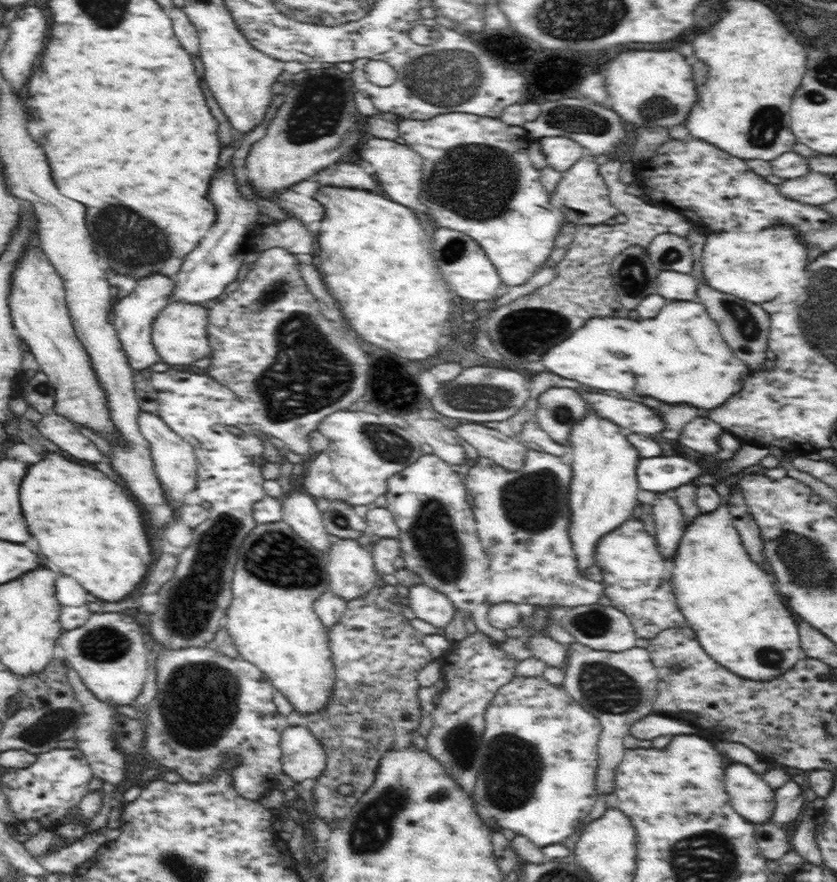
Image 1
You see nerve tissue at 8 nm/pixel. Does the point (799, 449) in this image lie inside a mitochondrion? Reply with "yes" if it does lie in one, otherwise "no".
no

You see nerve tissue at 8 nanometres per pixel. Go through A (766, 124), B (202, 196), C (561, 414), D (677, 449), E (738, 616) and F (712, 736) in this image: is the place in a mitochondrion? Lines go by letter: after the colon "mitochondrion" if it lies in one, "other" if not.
A: mitochondrion
B: other
C: mitochondrion
D: other
E: other
F: other

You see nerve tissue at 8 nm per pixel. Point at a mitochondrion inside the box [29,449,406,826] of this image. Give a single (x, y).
(192, 603)

